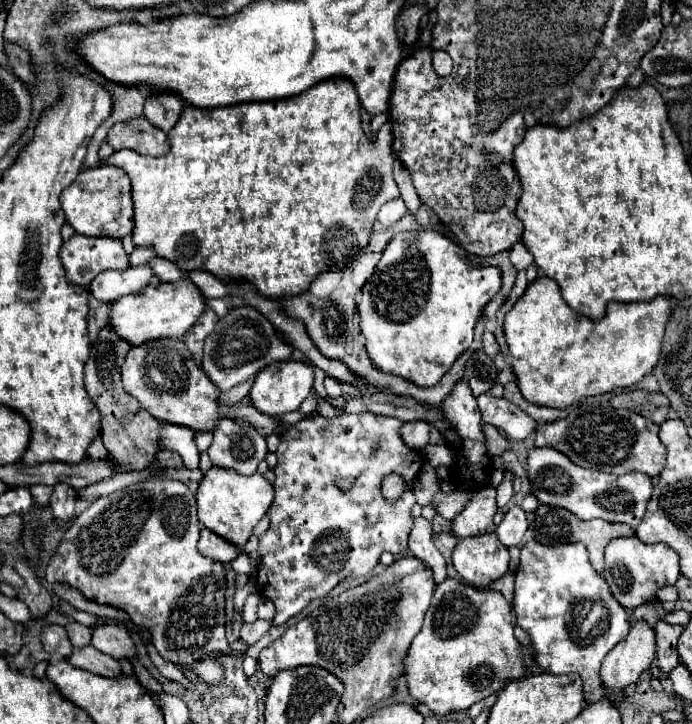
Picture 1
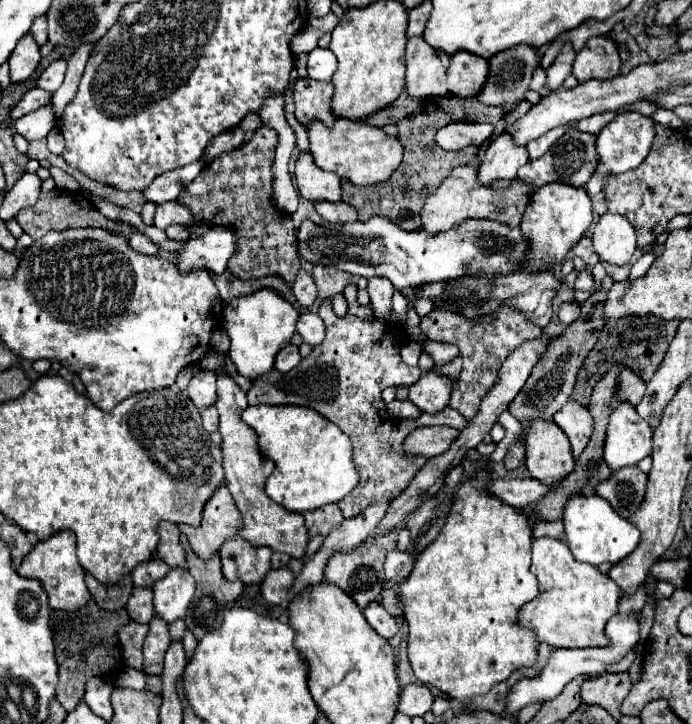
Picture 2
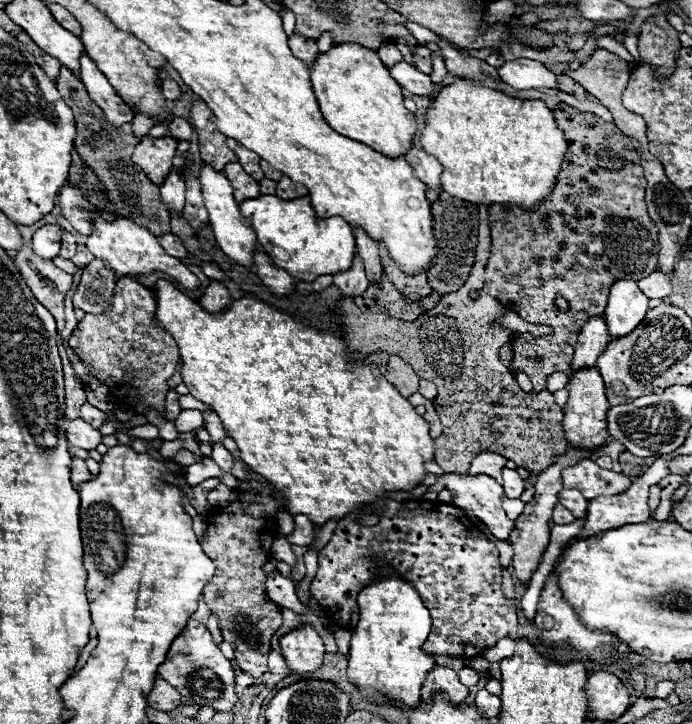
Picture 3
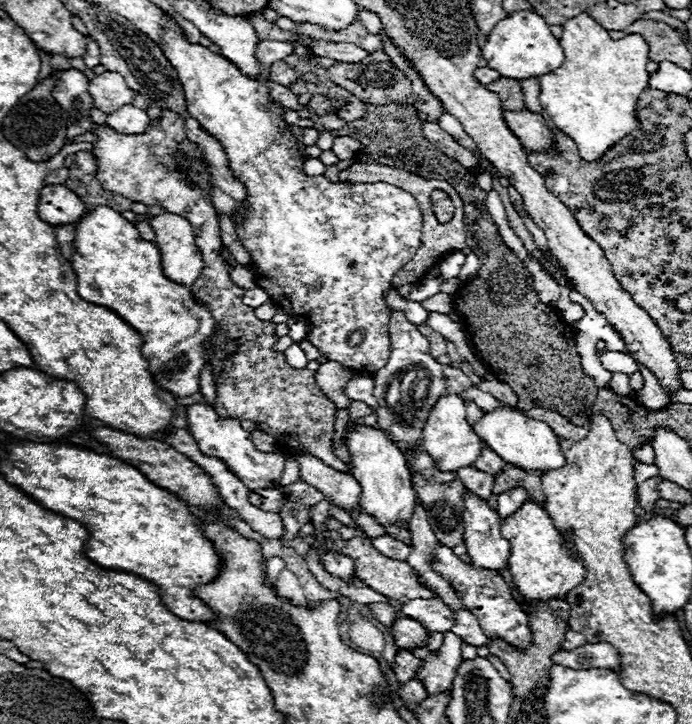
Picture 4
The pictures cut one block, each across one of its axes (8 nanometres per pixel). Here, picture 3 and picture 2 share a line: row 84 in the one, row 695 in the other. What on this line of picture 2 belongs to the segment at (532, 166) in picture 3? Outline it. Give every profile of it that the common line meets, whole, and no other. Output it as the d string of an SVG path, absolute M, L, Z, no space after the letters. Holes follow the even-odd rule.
M466 482L460 484L456 494L460 494L460 502L456 502L456 506L452 506L452 514L448 516L448 522L446 522L444 530L438 534L436 542L432 542L432 546L428 546L428 550L424 550L424 554L420 554L412 574L400 584L400 592L402 592L402 602L406 606L406 620L408 620L408 658L410 658L410 664L414 668L416 678L420 682L428 682L430 686L438 688L442 694L446 694L454 700L468 700L474 696L488 694L488 690L492 686L504 682L514 670L536 666L540 640L538 640L534 630L528 630L528 628L518 624L518 612L526 602L536 598L538 586L536 586L534 574L530 572L532 528L530 528L528 518L522 516L516 508L504 506L504 502L496 502L496 498L488 498L488 494L480 494L480 490L472 490Z

